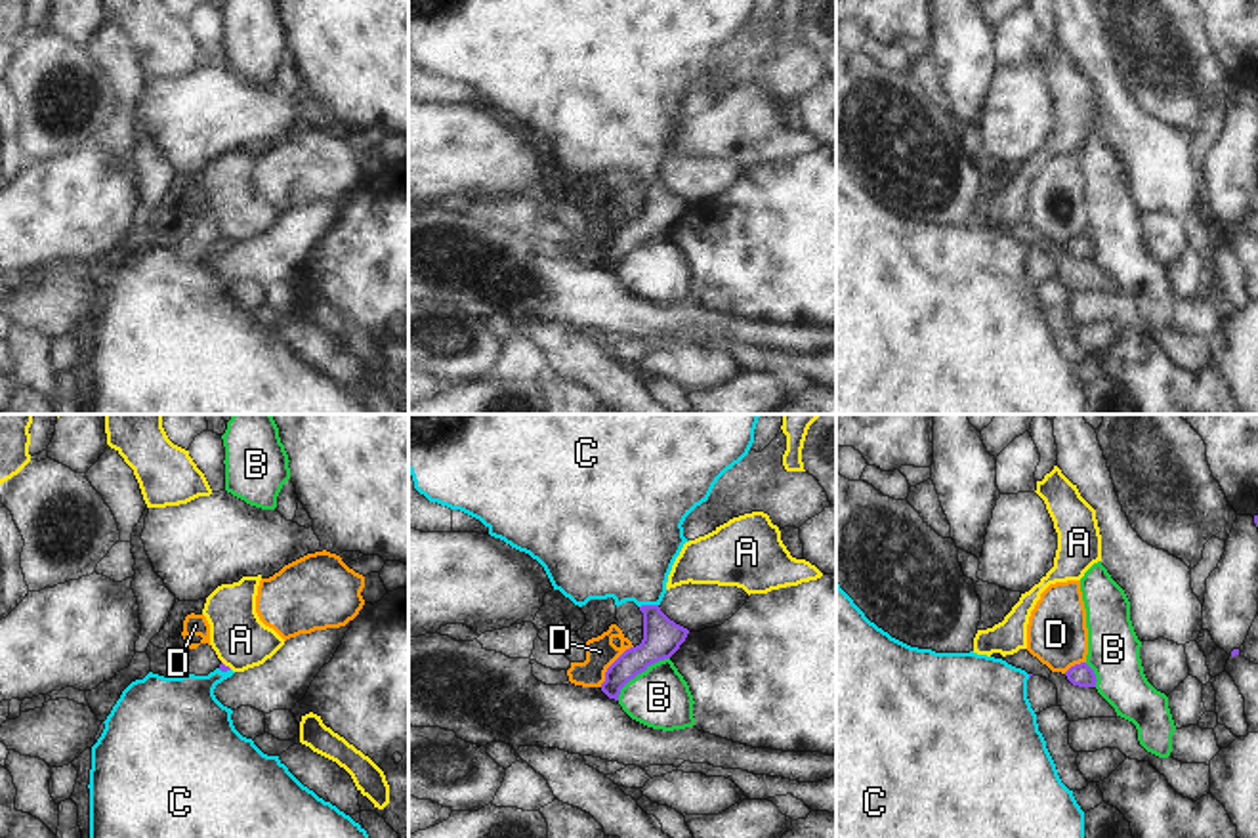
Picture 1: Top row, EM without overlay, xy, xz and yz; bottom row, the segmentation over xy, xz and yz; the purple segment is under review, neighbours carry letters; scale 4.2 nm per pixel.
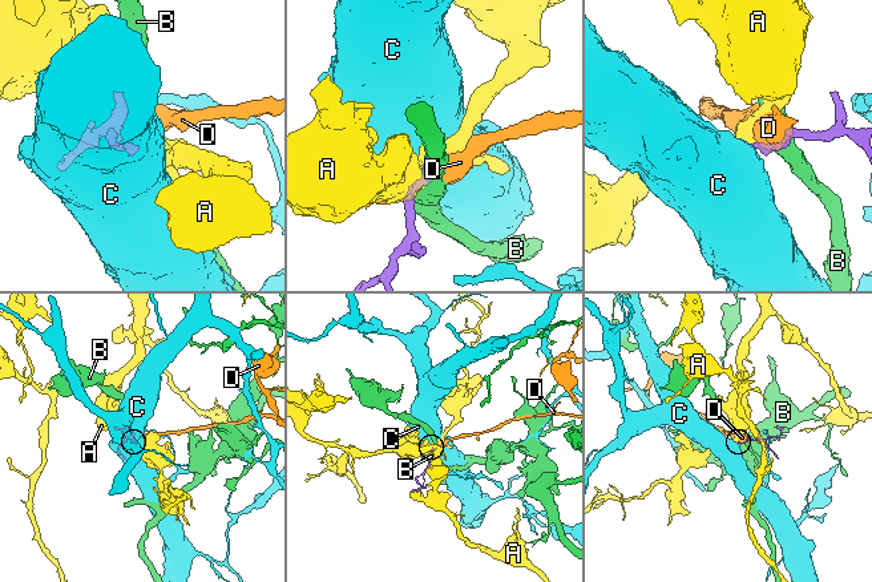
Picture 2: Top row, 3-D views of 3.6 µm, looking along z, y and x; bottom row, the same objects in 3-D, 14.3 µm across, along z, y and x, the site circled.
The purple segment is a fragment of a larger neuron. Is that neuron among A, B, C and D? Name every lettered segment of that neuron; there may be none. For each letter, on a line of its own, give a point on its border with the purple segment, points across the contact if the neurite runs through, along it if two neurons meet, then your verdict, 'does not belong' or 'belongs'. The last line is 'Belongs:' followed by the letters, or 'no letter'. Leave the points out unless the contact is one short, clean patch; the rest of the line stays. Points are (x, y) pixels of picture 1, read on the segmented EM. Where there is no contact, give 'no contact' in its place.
A: contact xy (228, 667); border xy (222, 661), (231, 669); does not belong
B: contact xz (640, 672); border xz (669, 657), (638, 672), (621, 690), (617, 699); does not belong
C: contact xz (648, 606); way xz (661, 636), (648, 606), (646, 585), (627, 550); belongs
D: contact xz (611, 665); does not belong
Belongs: C

